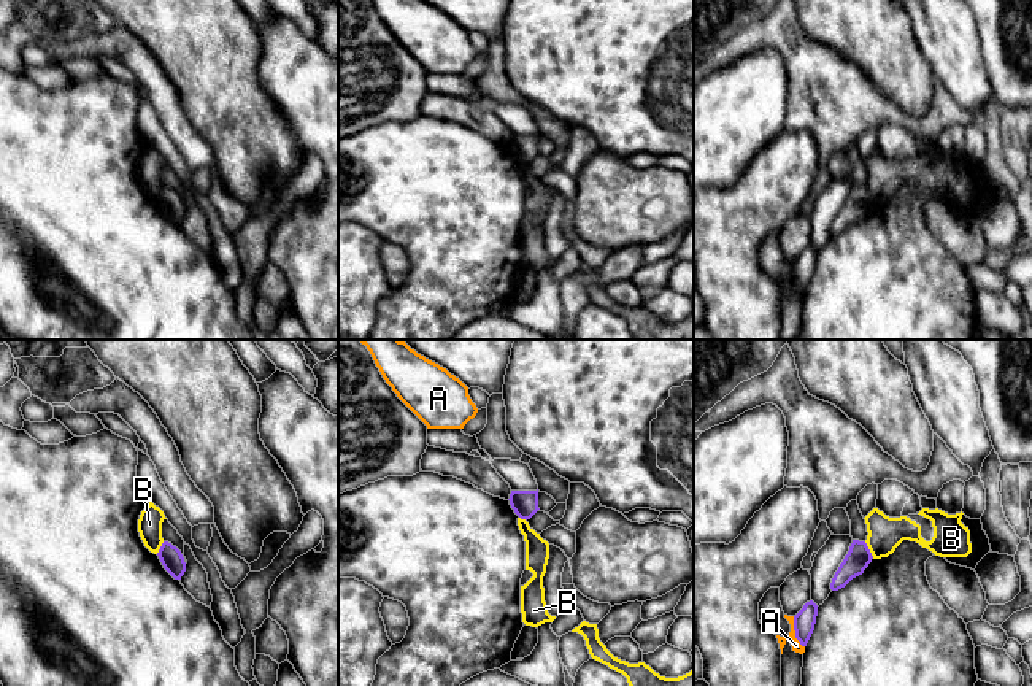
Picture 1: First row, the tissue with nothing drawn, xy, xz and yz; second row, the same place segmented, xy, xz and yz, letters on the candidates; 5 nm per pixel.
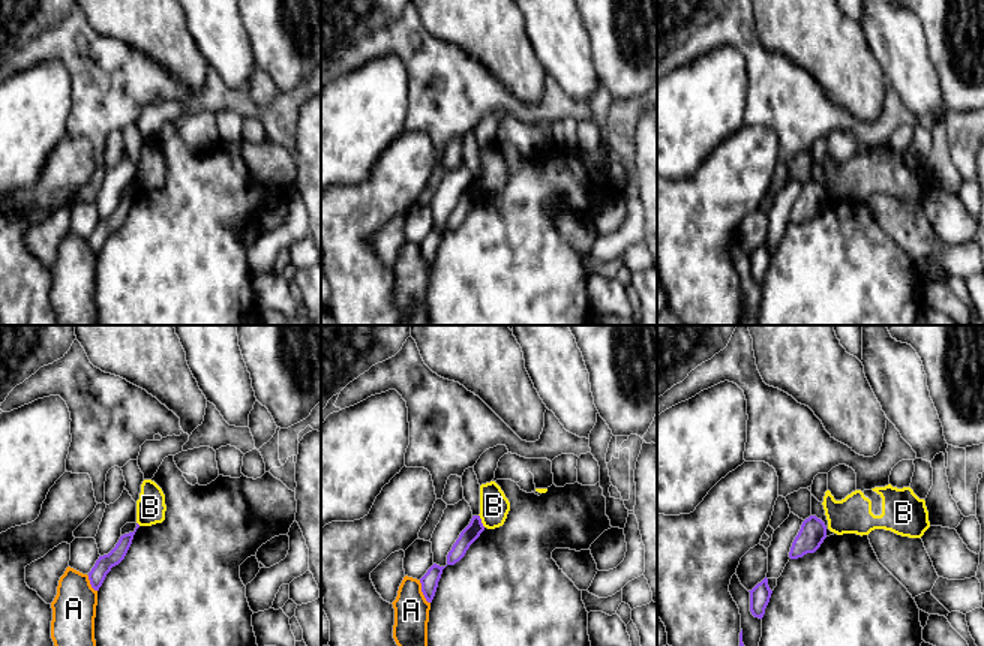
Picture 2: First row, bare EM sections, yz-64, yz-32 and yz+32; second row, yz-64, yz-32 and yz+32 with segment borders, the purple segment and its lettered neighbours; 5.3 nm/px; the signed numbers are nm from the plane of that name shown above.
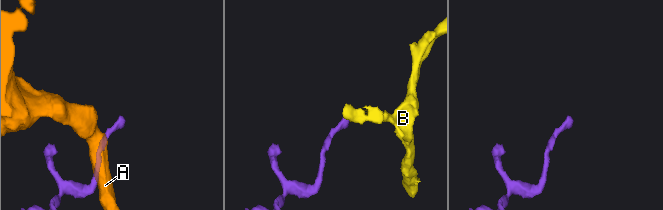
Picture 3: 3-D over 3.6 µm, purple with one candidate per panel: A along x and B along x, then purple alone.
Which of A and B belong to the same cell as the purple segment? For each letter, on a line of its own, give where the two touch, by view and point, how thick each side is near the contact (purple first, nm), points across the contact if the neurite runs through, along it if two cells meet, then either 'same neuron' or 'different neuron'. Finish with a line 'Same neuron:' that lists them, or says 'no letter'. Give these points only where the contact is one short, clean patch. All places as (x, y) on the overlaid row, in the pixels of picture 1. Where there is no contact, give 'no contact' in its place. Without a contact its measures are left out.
A: yz (796, 632) | 110/50 nm | along yz (793, 616), (794, 637), (804, 647) | different neuron
B: yz (869, 550) | 120/180 nm | along yz (864, 542), (874, 558) | different neuron
Same neuron: no letter

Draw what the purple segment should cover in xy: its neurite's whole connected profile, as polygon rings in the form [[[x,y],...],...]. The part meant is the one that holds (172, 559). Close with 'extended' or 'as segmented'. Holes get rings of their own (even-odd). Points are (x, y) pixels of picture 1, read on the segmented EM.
[[[164,541],[157,553],[164,568],[175,578],[181,580],[186,572],[186,562],[181,551],[168,541]]]; as segmented

